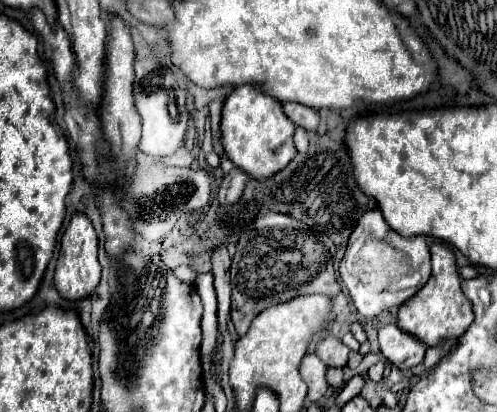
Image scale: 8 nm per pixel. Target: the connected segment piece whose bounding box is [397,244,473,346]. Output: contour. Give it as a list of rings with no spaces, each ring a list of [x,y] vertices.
[[[433,244],[431,266],[433,270],[431,270],[429,282],[413,298],[409,298],[409,302],[405,302],[399,308],[399,316],[397,316],[397,326],[407,334],[419,338],[427,346],[435,346],[443,338],[457,340],[473,322],[471,302],[461,290],[461,274],[459,274],[453,250],[443,244]]]

